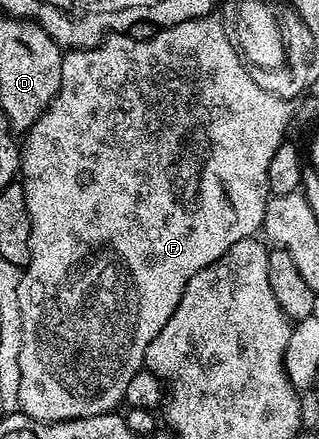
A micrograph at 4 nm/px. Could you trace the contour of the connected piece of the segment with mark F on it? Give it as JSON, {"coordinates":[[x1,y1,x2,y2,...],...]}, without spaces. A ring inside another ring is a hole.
{"coordinates":[[207,16,185,20,175,26,159,28,156,35,149,40,133,40,127,33,108,33,102,40,96,41,94,46,71,48,64,53,59,90,55,93,54,100,45,108,45,112,31,125,31,129,27,131,21,142,19,172,21,185,25,192,25,208,29,208,29,220,31,221,31,255,29,256,29,264,22,267,21,284,17,288,17,304,21,308,21,360,19,361,21,364,21,392,19,393,19,410,22,413,28,414,38,422,68,422,74,418,92,418,98,414,110,414,118,407,115,406,118,402,122,403,126,399,129,380,133,380,136,372,144,369,143,357,153,340,153,336,157,336,157,332,161,332,161,328,165,328,169,316,173,316,177,304,181,304,181,296,185,292,189,280,193,280,193,276,197,276,197,272,209,268,217,259,225,256,225,252,229,252,229,248,233,248,233,244,237,244,237,240,254,238,262,231,263,217,265,216,265,208,269,197,267,189,269,184,269,160,273,160,273,152,277,152,279,145,288,137,287,126,289,130,295,116,295,108,296,106,281,104,279,100,271,98,269,94,265,94,261,90,255,90,255,84,243,74,243,70,235,62,231,50,227,46,219,48,219,23,212,21]]}

